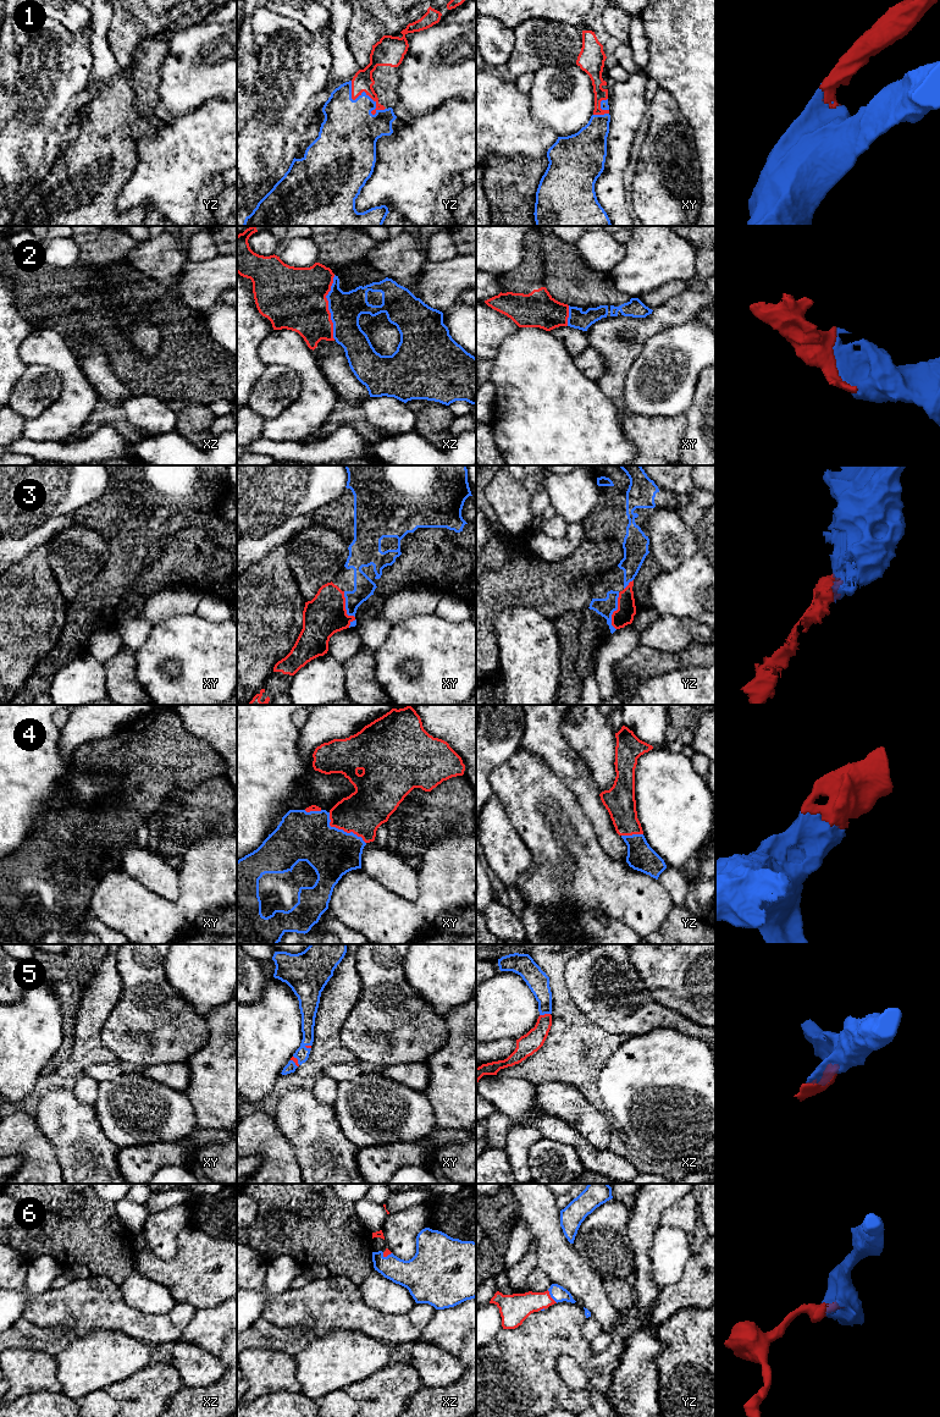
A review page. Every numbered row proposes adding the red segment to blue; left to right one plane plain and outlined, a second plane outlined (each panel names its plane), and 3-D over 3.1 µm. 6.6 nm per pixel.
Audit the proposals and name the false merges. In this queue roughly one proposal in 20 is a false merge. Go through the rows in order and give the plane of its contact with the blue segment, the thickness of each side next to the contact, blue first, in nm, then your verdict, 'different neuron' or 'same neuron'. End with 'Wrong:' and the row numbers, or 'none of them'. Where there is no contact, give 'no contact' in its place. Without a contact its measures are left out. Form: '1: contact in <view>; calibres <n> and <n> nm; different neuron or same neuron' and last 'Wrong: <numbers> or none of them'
1: contact in yz; calibres 360 and 140 nm; same neuron
2: contact in xz; calibres 220 and 420 nm; same neuron
3: contact in yz; calibres 120 and 120 nm; same neuron
4: contact in xy; calibres 320 and 280 nm; same neuron
5: contact in xz; calibres 140 and 140 nm; same neuron
6: contact in yz; calibres 100 and 190 nm; same neuron
Wrong: none of them

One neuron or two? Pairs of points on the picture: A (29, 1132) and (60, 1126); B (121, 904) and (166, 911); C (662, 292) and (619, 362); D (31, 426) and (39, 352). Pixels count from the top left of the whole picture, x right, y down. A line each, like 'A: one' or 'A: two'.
A: two
B: one
C: two
D: one

